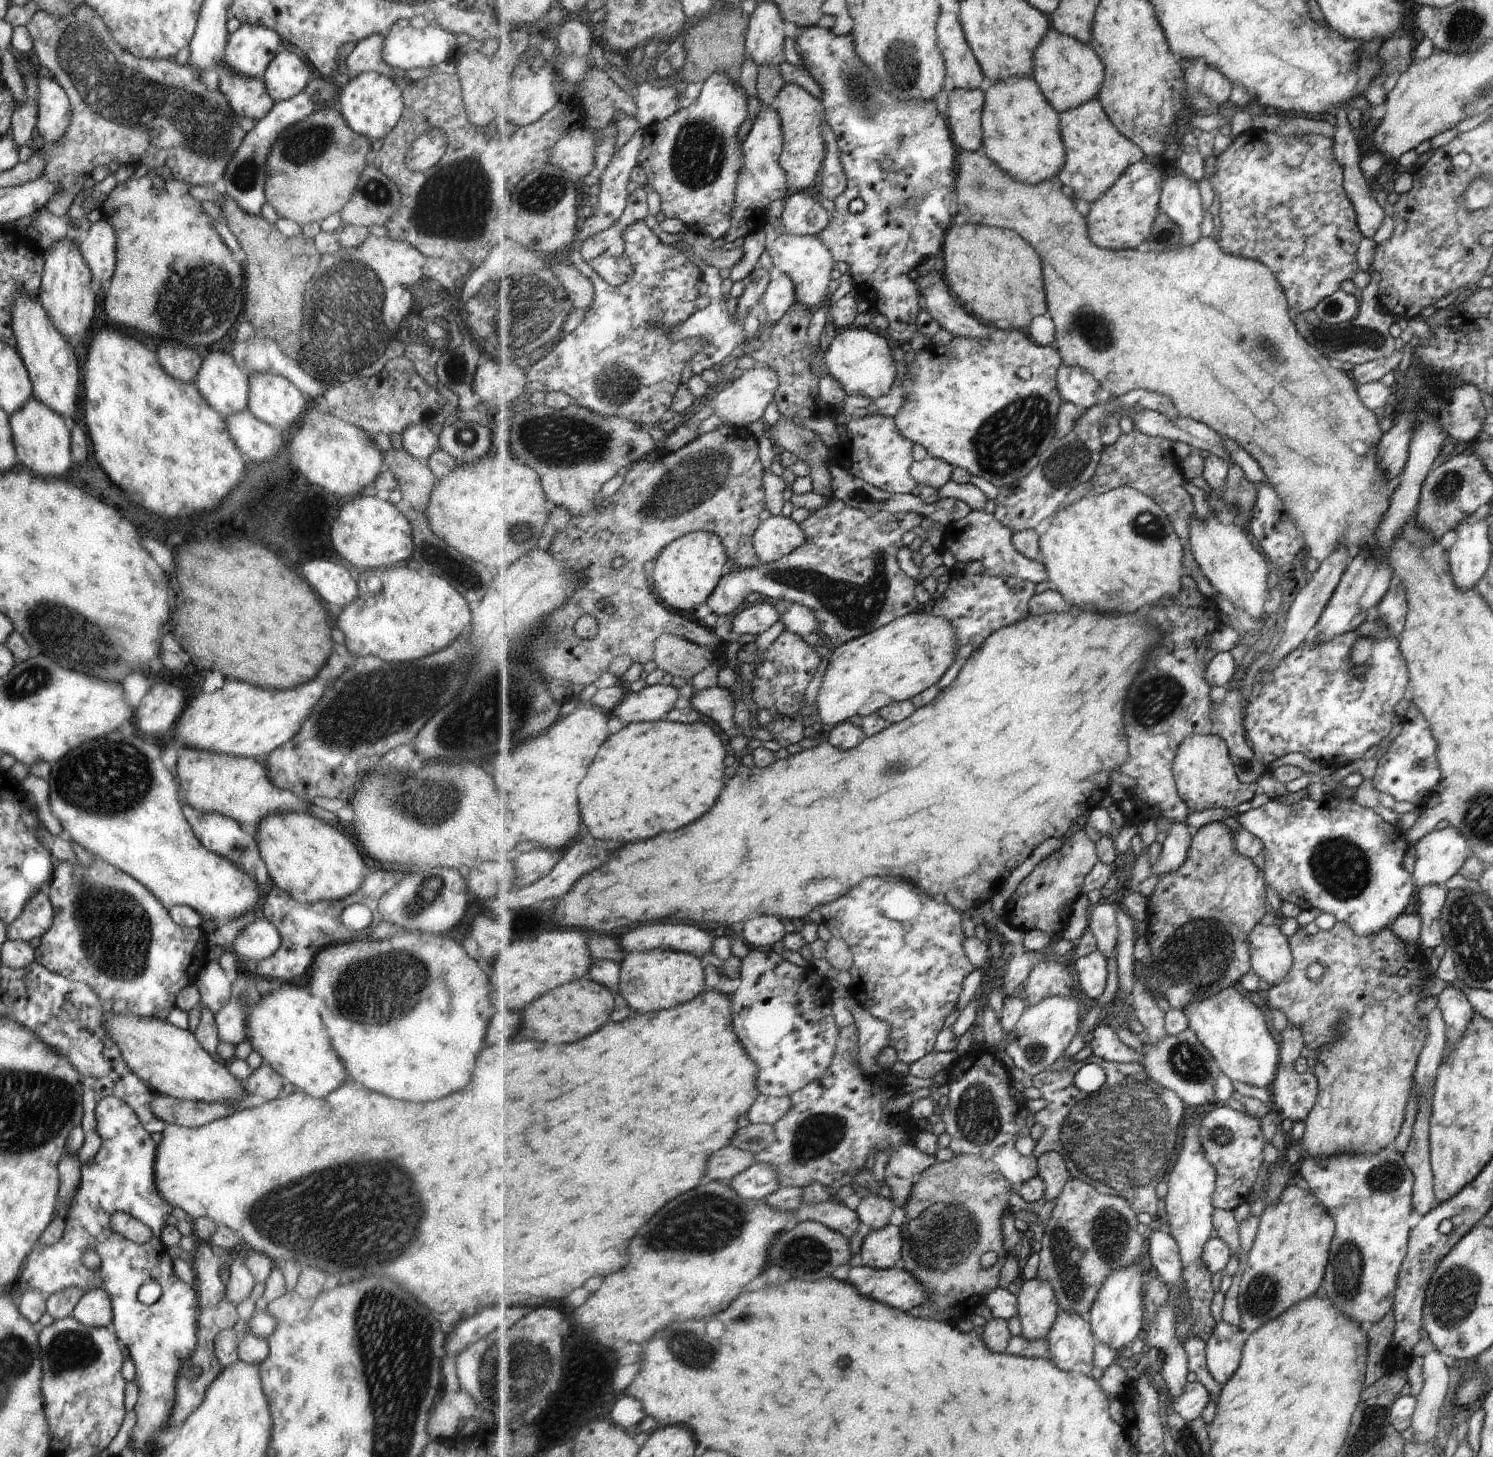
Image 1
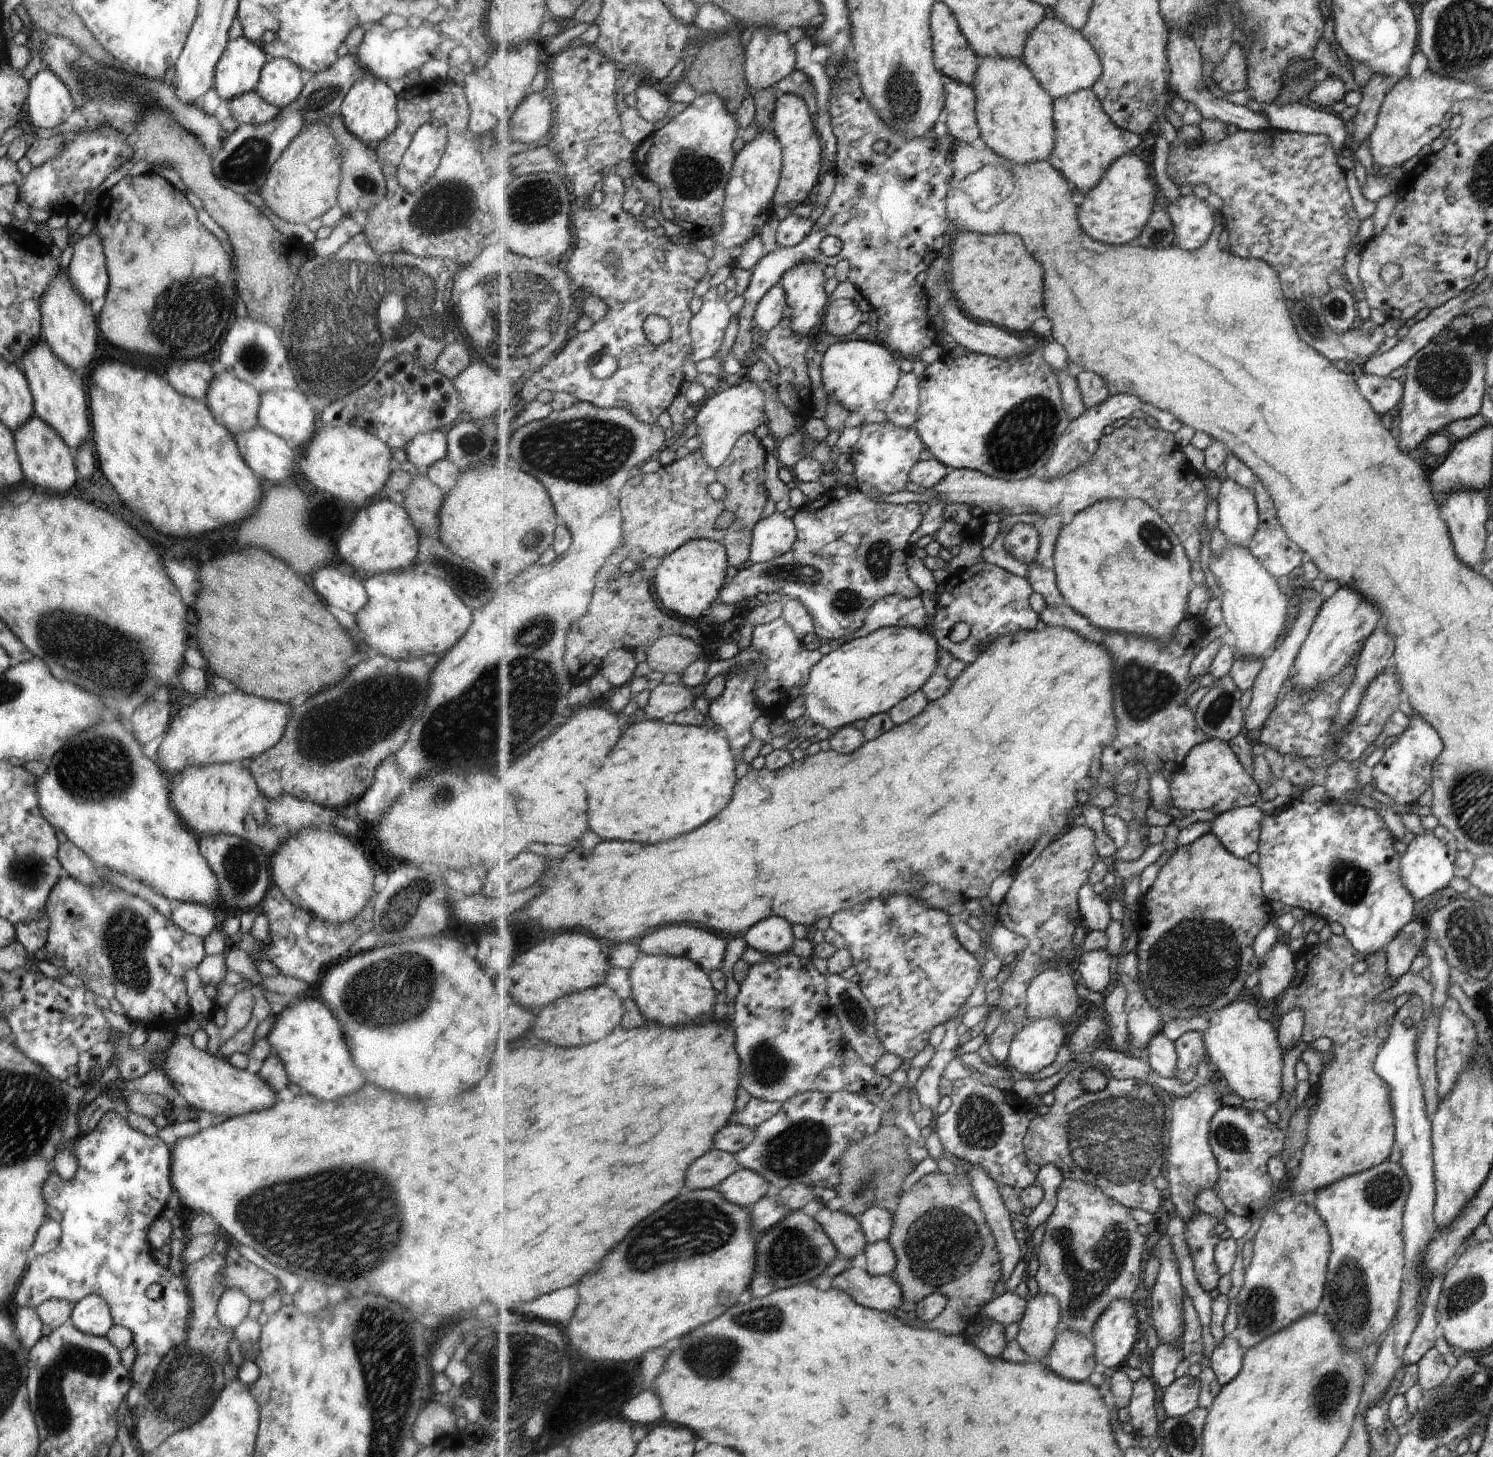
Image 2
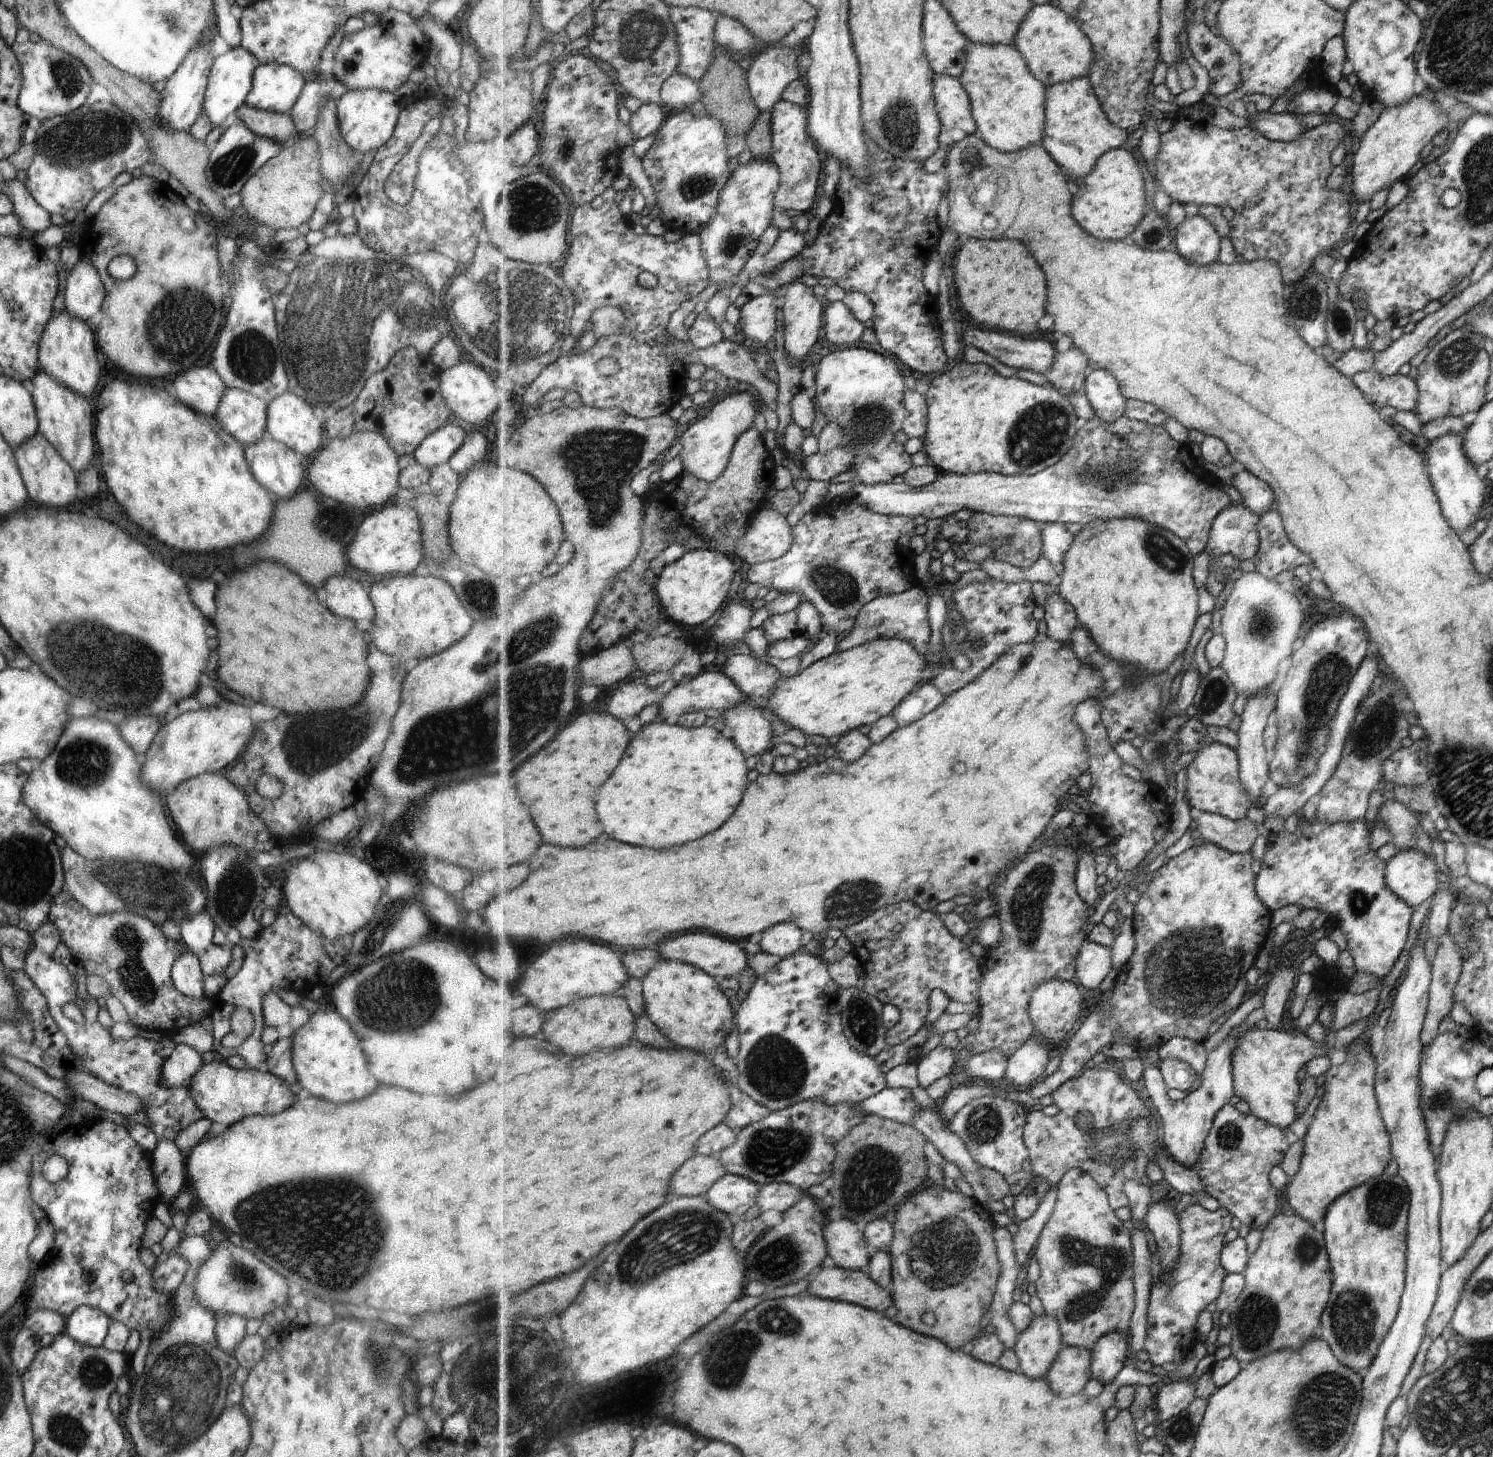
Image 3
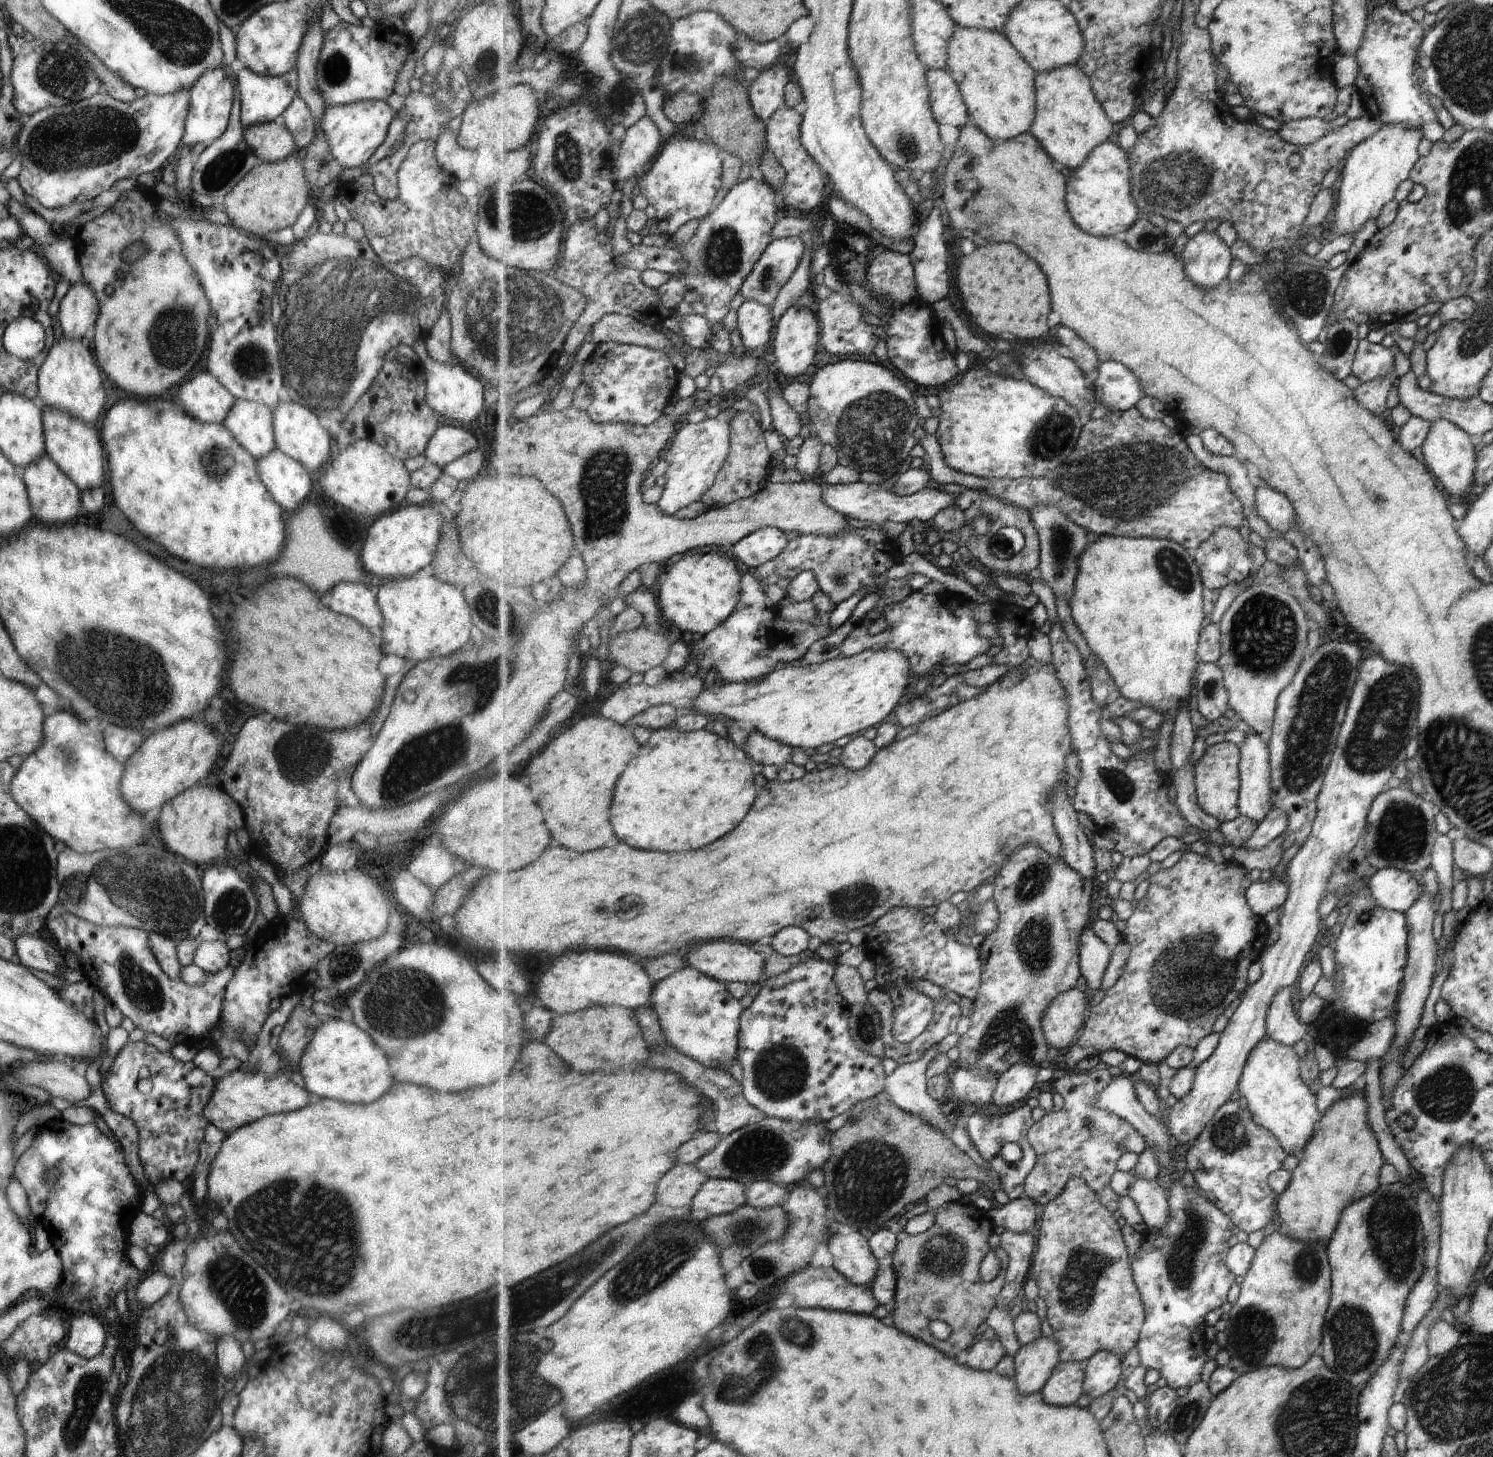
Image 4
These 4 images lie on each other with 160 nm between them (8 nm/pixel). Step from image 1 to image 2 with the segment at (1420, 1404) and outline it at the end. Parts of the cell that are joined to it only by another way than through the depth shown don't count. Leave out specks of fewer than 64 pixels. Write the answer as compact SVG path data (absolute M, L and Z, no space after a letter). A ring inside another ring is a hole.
M1435 1346L1422 1356L1417 1365L1419 1368L1419 1381L1417 1383L1424 1393L1440 1386L1448 1378L1451 1371L1451 1368L1444 1361L1443 1355Z

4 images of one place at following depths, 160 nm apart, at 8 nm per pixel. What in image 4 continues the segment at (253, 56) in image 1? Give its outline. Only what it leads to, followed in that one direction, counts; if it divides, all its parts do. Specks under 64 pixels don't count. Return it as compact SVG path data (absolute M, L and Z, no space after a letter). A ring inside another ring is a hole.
M223 64L219 67L207 70L191 86L191 99L185 120L185 133L181 144L200 145L205 142L207 145L220 138L229 123L230 108L234 100L234 81L224 74Z

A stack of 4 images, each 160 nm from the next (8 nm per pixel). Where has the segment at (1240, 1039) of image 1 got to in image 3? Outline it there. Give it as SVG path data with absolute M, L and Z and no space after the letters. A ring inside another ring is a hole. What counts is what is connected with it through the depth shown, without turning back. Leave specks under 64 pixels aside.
M1254 1026L1241 1036L1234 1057L1234 1074L1237 1096L1248 1102L1252 1113L1262 1117L1280 1128L1288 1128L1298 1117L1296 1103L1298 1100L1298 1082L1296 1074L1304 1062L1328 1054L1328 1039L1315 1043L1308 1034L1297 1034L1294 1030L1284 1032L1280 1029L1262 1029Z

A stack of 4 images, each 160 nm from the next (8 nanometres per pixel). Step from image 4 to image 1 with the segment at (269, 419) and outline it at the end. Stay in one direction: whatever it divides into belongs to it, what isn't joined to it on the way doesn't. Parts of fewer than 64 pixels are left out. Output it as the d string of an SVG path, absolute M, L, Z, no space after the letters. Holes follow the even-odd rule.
M226 351L206 353L194 384L224 418L233 412L249 410L249 375Z

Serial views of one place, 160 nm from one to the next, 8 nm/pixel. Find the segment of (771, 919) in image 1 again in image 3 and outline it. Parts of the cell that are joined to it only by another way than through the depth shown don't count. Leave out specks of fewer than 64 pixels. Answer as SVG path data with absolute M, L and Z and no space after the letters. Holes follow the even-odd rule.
M784 922L770 928L770 932L764 932L763 939L759 943L762 951L788 958L802 952L804 945L804 932L796 924Z

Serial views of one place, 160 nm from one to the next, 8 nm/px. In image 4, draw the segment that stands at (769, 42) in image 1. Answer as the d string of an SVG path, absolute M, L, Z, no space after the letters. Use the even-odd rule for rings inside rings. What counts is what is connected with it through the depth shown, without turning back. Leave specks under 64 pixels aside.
M776 63L760 72L757 79L749 84L755 111L766 122L787 106L788 72L790 68L786 64Z

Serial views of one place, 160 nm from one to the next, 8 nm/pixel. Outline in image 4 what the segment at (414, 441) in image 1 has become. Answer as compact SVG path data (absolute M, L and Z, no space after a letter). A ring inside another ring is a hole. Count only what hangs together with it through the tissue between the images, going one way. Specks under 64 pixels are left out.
M440 425L423 455L428 462L443 468L477 447L484 447L484 438L475 438L464 428Z

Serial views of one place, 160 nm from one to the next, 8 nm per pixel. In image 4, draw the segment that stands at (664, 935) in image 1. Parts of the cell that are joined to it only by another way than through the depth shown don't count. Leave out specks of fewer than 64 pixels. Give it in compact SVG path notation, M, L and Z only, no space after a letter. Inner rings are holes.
M704 942L690 950L687 961L716 980L732 983L760 983L768 980L764 974L766 959L756 947L740 942Z

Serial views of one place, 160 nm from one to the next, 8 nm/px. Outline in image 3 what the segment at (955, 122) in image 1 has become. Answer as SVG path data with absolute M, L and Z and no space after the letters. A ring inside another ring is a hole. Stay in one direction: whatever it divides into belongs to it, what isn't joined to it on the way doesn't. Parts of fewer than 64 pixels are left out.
M937 73L935 83L938 110L944 127L963 130L968 136L979 134L973 100L961 78Z

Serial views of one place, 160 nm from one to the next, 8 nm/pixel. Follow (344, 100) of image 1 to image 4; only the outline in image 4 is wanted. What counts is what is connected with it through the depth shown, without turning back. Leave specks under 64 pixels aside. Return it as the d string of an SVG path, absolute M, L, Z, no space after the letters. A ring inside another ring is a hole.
M360 100L352 104L338 104L326 108L320 124L330 144L330 154L344 169L365 164L384 142L388 128L395 119L395 100Z

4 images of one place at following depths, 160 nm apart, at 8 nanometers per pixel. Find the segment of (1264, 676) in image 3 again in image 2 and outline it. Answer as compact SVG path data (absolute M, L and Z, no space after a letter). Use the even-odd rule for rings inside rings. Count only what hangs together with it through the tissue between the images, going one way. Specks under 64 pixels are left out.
M1230 540L1226 543L1226 548L1221 552L1221 555L1214 556L1211 554L1209 568L1213 572L1220 588L1224 590L1224 594L1220 597L1222 600L1224 621L1228 628L1230 628L1230 631L1236 636L1237 658L1262 658L1266 656L1268 660L1281 644L1280 636L1284 634L1283 637L1286 637L1284 630L1286 630L1286 622L1288 622L1288 614L1290 614L1291 598L1286 592L1282 592L1282 588L1278 586L1277 578L1261 563L1261 560L1248 546L1243 547L1230 542Z

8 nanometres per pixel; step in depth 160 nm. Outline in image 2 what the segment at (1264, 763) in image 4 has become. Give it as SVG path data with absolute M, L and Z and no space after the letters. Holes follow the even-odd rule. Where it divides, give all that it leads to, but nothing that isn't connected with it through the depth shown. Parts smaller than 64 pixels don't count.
M1316 593L1316 598L1312 600L1306 600L1300 604L1297 615L1290 628L1290 632L1286 635L1285 639L1276 648L1270 658L1266 661L1264 670L1259 674L1255 687L1253 688L1252 702L1249 708L1246 710L1245 717L1247 720L1246 731L1252 743L1257 748L1257 753L1260 753L1261 734L1266 724L1266 721L1271 717L1272 712L1275 711L1276 705L1279 703L1282 689L1286 686L1286 683L1292 676L1292 670L1294 668L1295 660L1301 646L1304 644L1308 633L1310 632L1312 623L1318 611L1321 609L1321 604L1324 602L1324 596L1320 593Z

